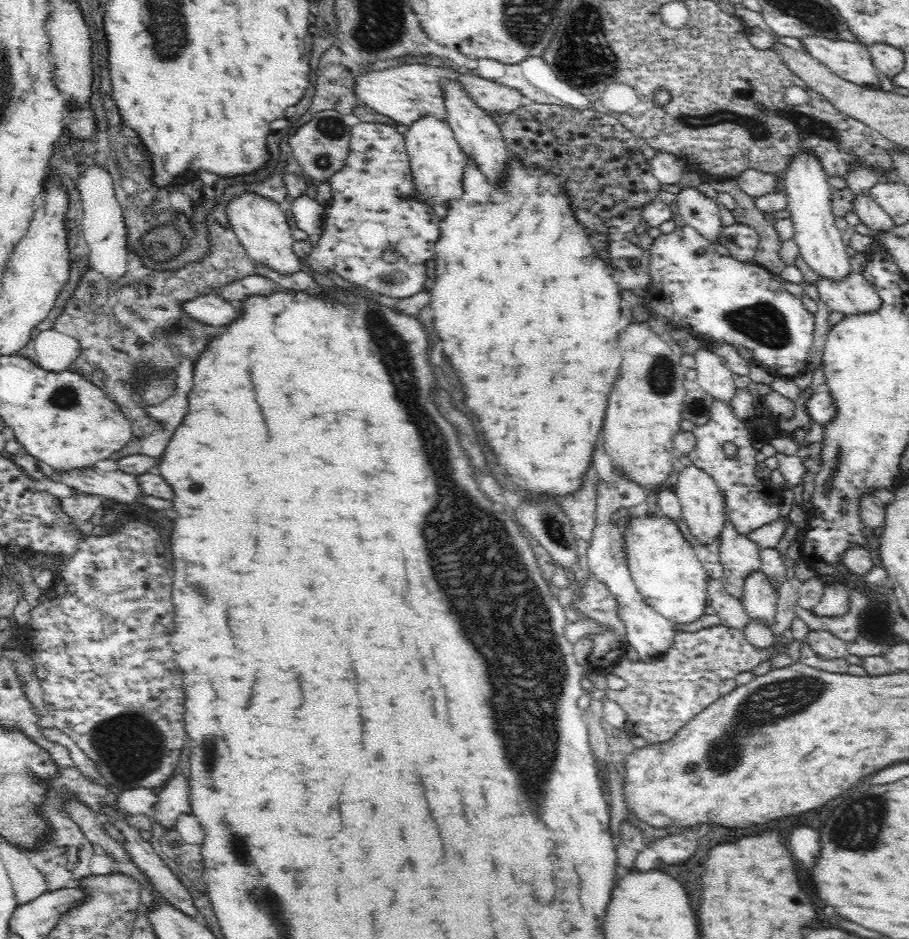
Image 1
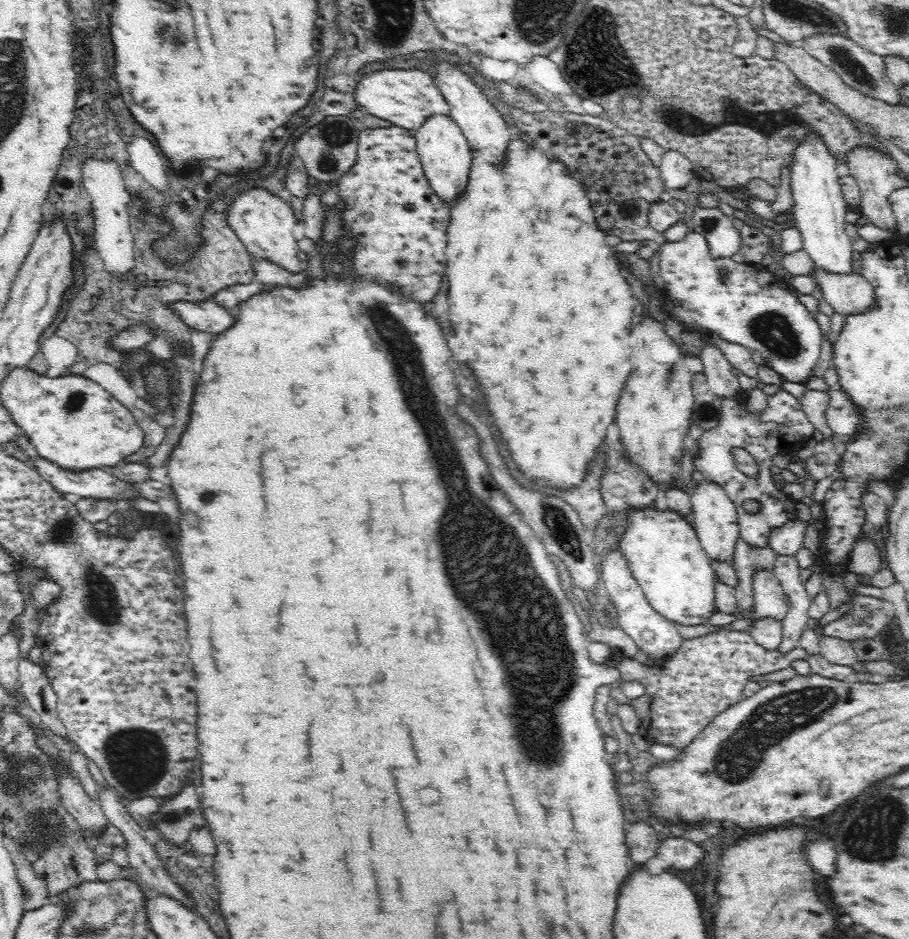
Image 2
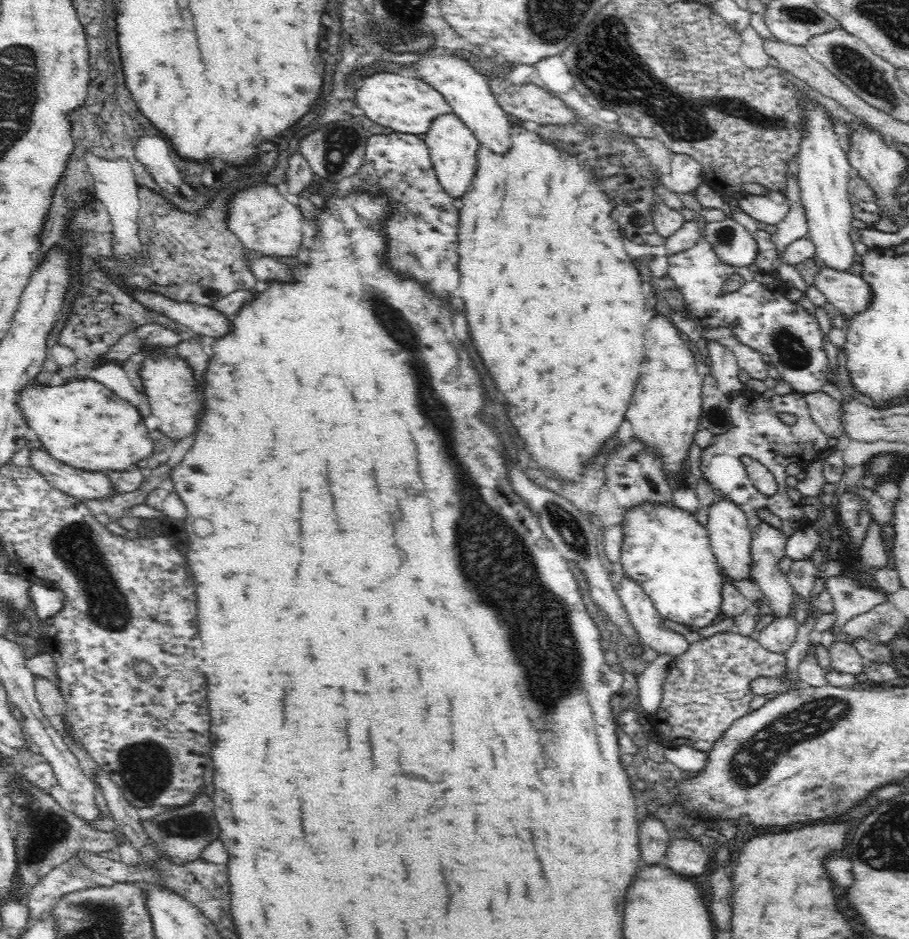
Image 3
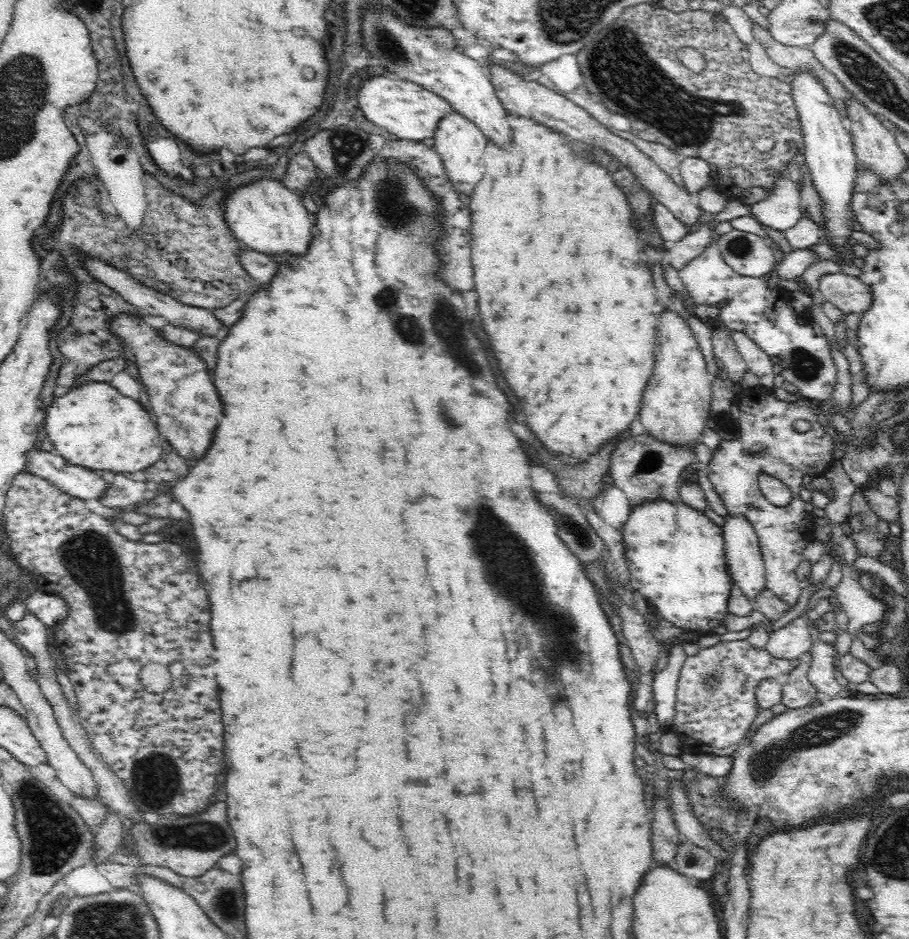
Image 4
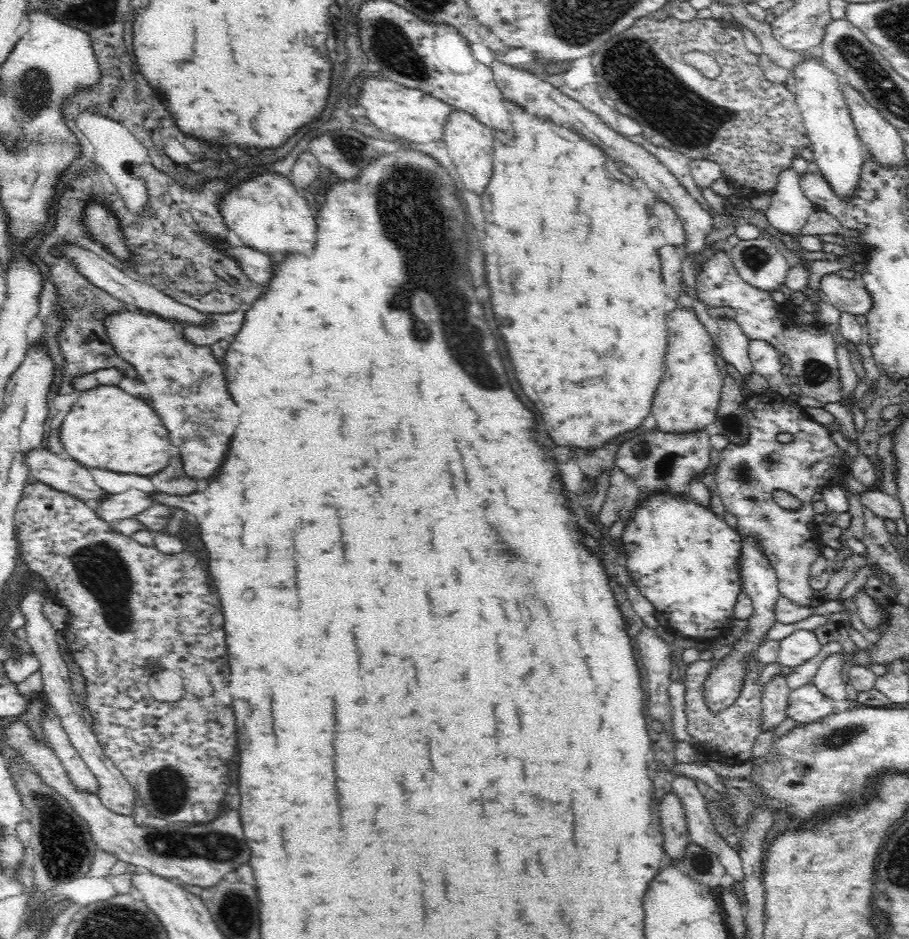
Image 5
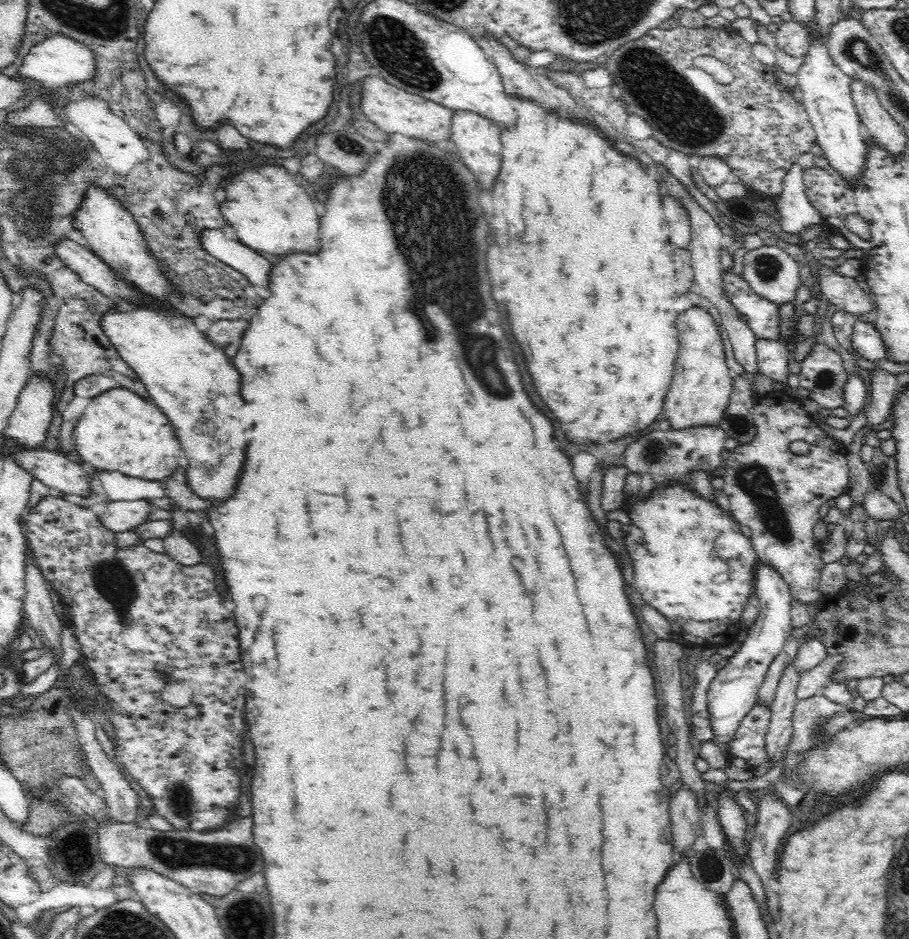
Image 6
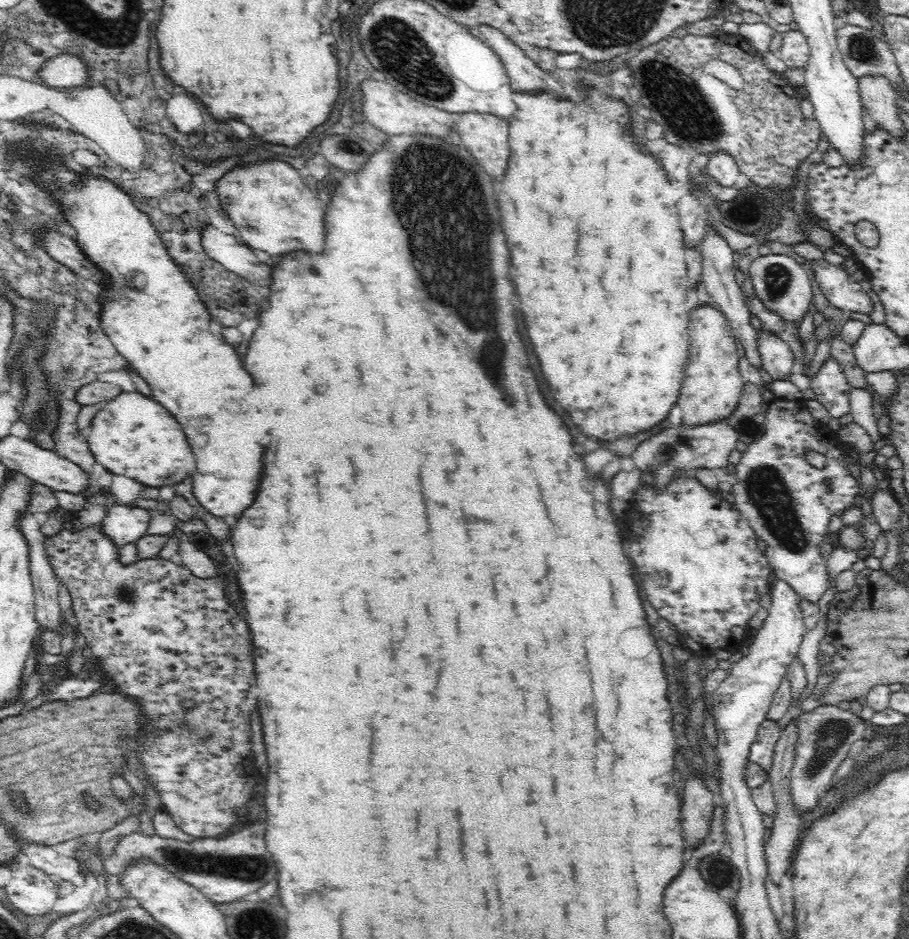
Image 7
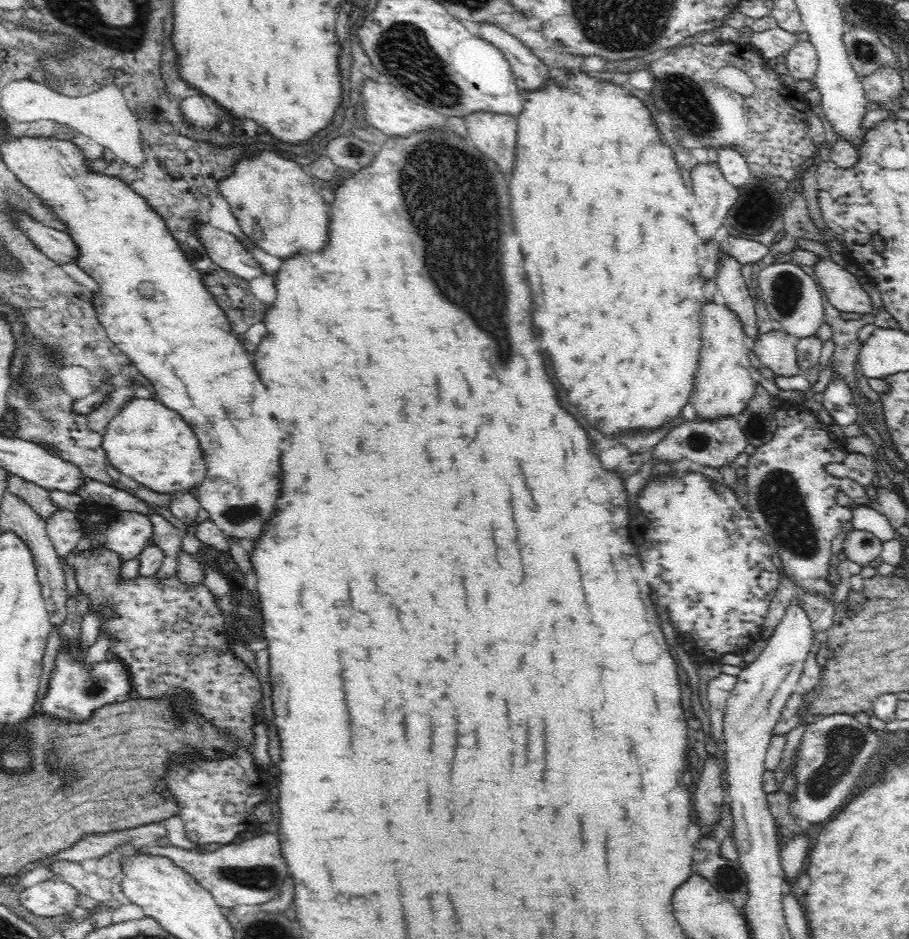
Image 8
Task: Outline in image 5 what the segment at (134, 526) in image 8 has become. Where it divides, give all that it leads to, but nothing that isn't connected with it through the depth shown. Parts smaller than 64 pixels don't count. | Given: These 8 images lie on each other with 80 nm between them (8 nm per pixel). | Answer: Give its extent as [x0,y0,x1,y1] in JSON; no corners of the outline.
[96,488,152,524]

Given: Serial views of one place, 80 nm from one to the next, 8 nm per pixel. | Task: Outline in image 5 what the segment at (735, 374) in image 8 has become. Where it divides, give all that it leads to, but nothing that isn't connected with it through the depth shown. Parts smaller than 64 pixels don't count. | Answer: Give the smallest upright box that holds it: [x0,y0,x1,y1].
[649,307,728,434]

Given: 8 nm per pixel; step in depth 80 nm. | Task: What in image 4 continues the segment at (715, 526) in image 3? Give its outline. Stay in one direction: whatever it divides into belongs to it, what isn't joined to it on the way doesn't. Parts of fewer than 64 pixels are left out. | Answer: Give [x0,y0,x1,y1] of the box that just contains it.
[717,513,766,602]

